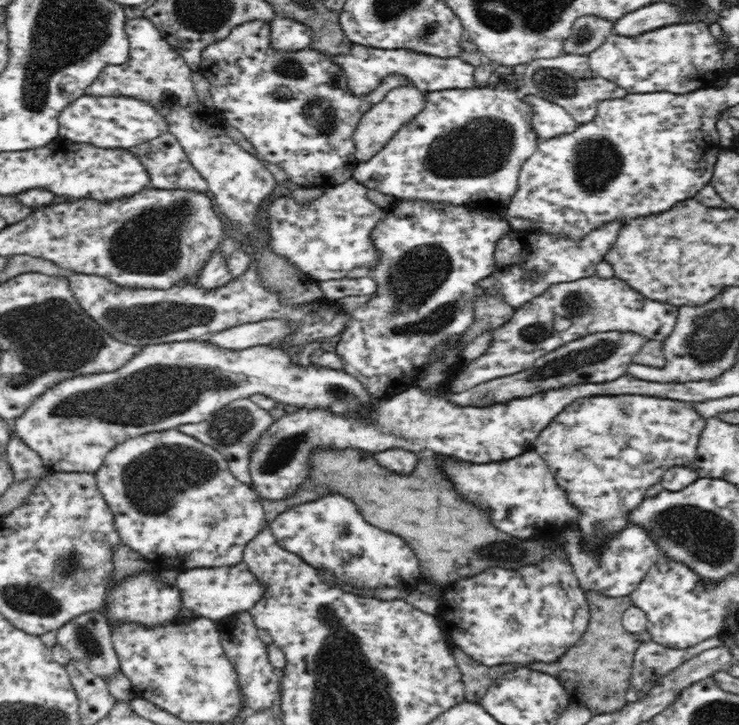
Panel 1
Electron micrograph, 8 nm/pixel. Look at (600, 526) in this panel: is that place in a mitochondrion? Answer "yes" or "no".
yes

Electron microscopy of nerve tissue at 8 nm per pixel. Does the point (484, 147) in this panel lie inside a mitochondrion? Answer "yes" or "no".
yes

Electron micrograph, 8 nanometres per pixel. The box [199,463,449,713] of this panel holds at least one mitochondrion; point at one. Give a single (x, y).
(326, 616)

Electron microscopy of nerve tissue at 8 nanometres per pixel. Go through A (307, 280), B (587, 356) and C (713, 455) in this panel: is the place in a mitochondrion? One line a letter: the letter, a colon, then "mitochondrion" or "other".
A: other
B: mitochondrion
C: other

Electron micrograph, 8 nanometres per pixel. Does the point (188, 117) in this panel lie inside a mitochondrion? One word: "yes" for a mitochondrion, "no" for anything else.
no

